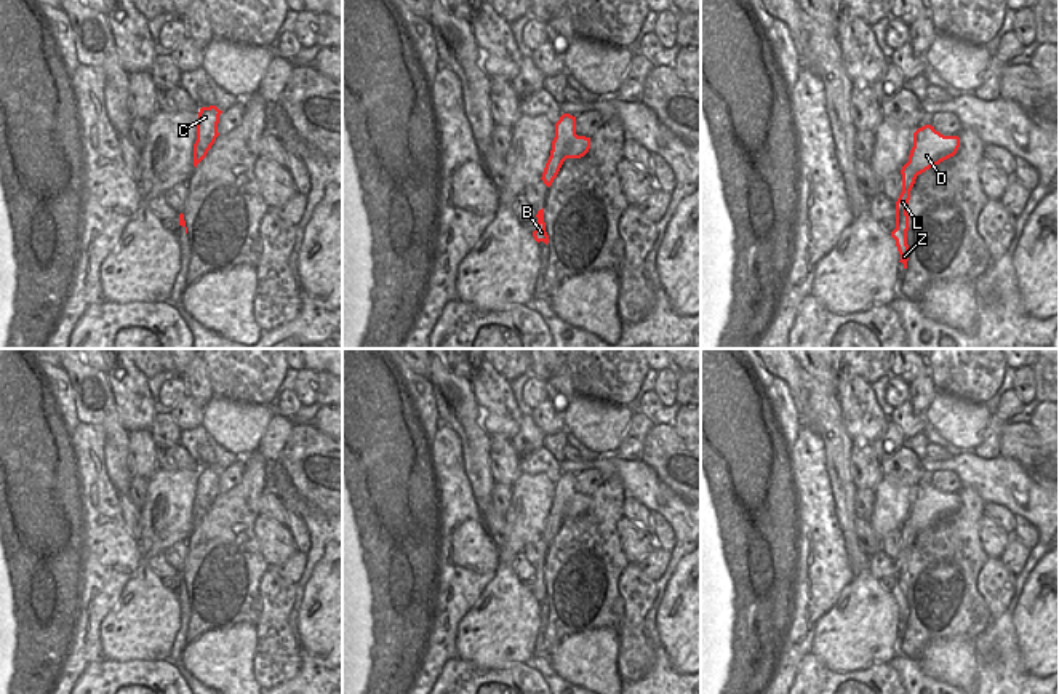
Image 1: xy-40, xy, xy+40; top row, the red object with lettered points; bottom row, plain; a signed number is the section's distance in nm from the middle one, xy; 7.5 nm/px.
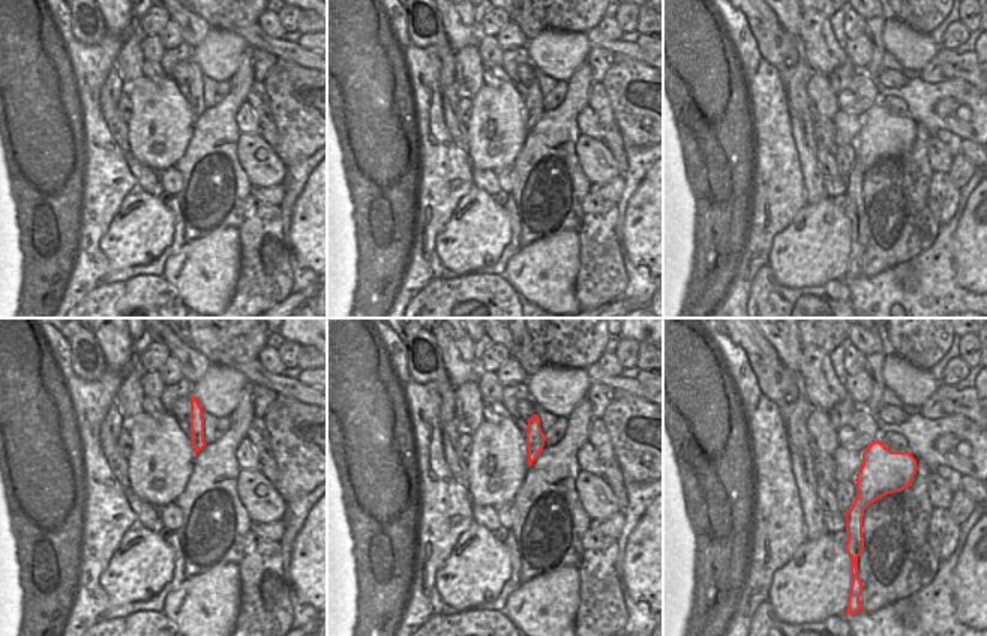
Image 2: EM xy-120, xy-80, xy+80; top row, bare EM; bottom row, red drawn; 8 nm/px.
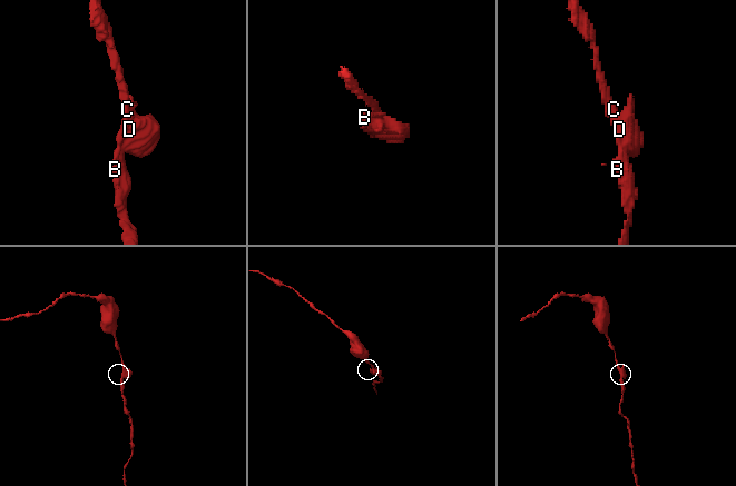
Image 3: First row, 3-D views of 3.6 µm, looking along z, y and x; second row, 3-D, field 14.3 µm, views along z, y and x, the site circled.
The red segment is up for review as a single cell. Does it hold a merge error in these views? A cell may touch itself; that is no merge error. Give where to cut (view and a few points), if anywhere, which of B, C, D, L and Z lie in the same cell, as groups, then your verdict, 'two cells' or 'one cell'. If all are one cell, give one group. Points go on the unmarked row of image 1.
no cut; B C D L Z; one cell

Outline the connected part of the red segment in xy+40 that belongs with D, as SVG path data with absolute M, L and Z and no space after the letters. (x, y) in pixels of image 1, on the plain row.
M925 483L913 491L913 505L909 513L909 520L902 524L902 550L896 560L896 587L891 595L896 598L897 609L904 627L909 619L909 572L907 563L910 558L910 548L918 532L939 523L941 520L953 515L960 505L958 494L944 494L931 483Z

